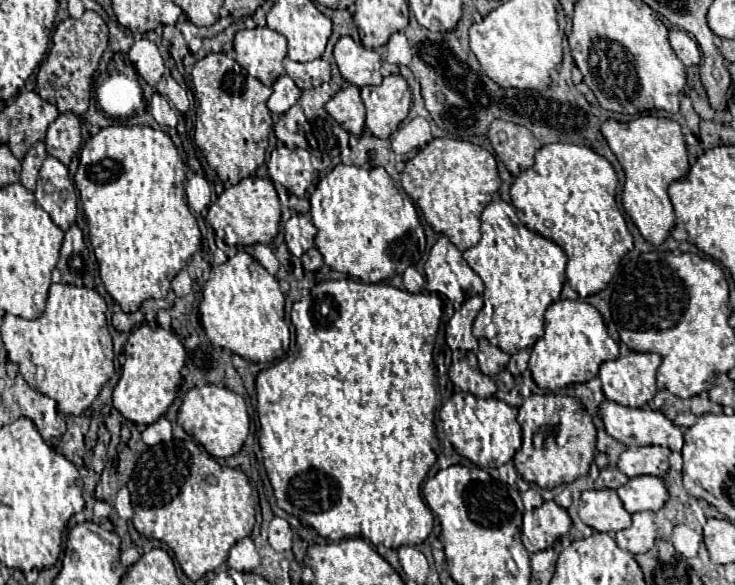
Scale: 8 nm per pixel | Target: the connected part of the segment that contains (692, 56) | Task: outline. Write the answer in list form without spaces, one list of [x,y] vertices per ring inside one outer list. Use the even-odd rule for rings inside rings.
[[[683,29],[669,31],[669,43],[671,43],[673,51],[677,53],[677,57],[679,57],[687,67],[699,65],[699,63],[703,61],[697,41],[695,41],[693,37],[689,37]]]

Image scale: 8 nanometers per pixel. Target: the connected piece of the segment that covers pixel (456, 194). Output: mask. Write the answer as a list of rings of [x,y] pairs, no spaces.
[[[439,137],[429,141],[407,161],[401,173],[401,185],[423,211],[425,221],[437,233],[447,235],[459,251],[467,251],[481,239],[479,215],[491,201],[491,195],[499,189],[501,179],[497,173],[497,161],[487,149],[469,141]]]

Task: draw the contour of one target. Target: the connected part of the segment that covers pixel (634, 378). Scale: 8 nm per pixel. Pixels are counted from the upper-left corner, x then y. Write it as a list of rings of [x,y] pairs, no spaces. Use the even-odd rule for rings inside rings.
[[[629,353],[627,357],[619,357],[615,361],[605,361],[599,369],[599,377],[603,381],[603,393],[609,401],[625,405],[625,407],[641,407],[651,401],[657,391],[657,367],[661,365],[661,357],[657,353]]]

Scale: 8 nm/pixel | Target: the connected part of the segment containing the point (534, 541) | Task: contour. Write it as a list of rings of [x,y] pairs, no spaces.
[[[545,501],[541,507],[523,515],[521,540],[529,553],[547,549],[555,543],[557,535],[565,535],[571,527],[571,519],[565,509],[555,501]]]

